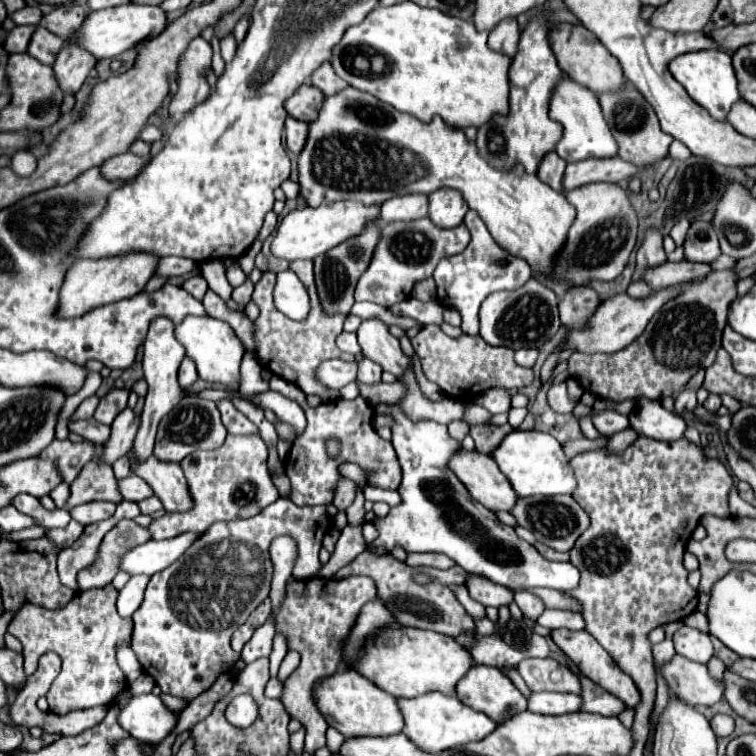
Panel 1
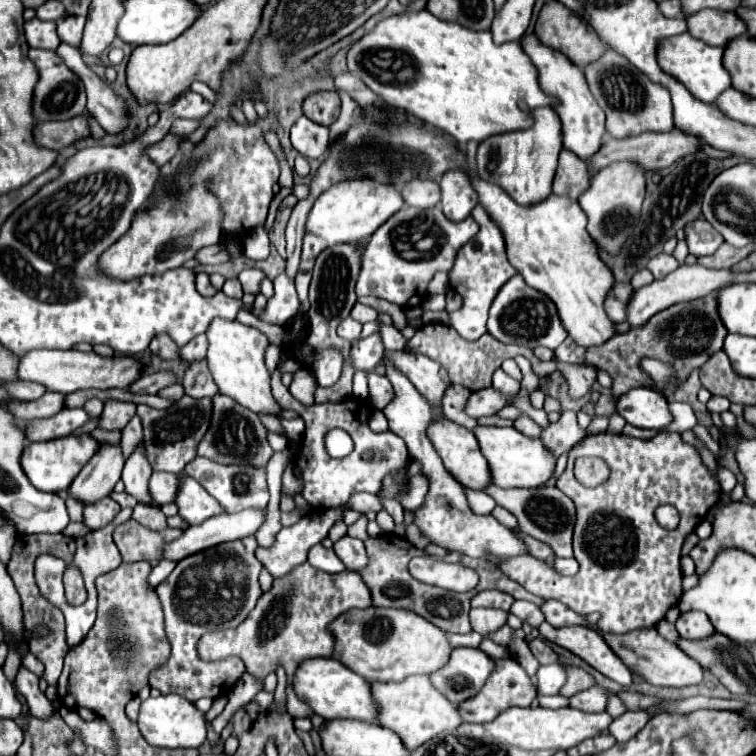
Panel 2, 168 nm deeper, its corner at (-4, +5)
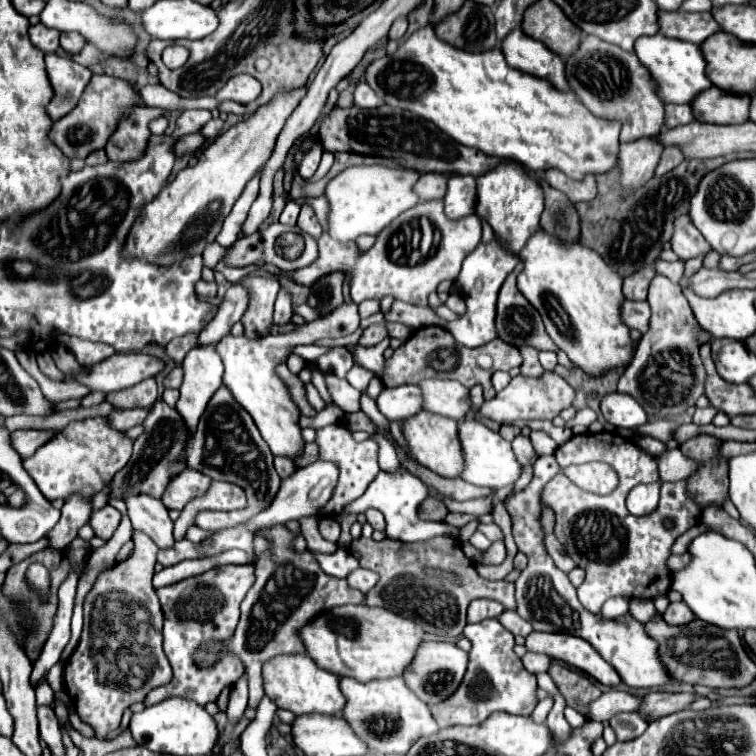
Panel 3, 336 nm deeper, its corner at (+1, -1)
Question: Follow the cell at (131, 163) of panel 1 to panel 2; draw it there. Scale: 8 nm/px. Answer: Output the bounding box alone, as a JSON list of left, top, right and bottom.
[145,134,183,168]

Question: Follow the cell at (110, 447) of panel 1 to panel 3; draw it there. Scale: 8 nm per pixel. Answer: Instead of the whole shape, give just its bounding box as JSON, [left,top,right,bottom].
[46,494,92,550]

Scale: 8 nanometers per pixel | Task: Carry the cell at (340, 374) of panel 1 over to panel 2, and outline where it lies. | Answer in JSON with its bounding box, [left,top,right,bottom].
[349,334,383,372]

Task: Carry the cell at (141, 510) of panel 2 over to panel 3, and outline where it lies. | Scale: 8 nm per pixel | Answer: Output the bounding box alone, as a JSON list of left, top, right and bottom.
[64,530,172,740]

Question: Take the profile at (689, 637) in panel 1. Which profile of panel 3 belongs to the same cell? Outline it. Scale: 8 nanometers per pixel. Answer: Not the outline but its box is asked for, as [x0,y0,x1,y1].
[662,602,694,624]

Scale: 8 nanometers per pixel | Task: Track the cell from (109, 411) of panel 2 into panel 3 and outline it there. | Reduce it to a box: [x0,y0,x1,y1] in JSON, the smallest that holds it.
[106,378,156,410]

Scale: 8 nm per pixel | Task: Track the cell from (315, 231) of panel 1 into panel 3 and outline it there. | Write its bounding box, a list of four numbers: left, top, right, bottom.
[326,164,420,240]

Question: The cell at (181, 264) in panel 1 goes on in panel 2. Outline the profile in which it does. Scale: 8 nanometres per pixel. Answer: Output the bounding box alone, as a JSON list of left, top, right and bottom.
[195,246,229,264]

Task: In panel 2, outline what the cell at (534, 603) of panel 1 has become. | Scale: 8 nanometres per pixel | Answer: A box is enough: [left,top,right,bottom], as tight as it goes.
[509,600,545,626]

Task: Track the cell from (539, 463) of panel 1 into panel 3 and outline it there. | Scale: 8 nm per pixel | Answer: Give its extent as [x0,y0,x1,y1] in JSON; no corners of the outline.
[458,420,522,488]

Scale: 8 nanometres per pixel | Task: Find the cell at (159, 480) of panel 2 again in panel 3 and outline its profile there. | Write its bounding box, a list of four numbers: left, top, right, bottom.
[162,468,212,510]

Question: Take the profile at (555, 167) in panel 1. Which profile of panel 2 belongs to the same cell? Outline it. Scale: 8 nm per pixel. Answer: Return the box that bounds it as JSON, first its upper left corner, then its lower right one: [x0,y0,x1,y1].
[553,150,589,200]

